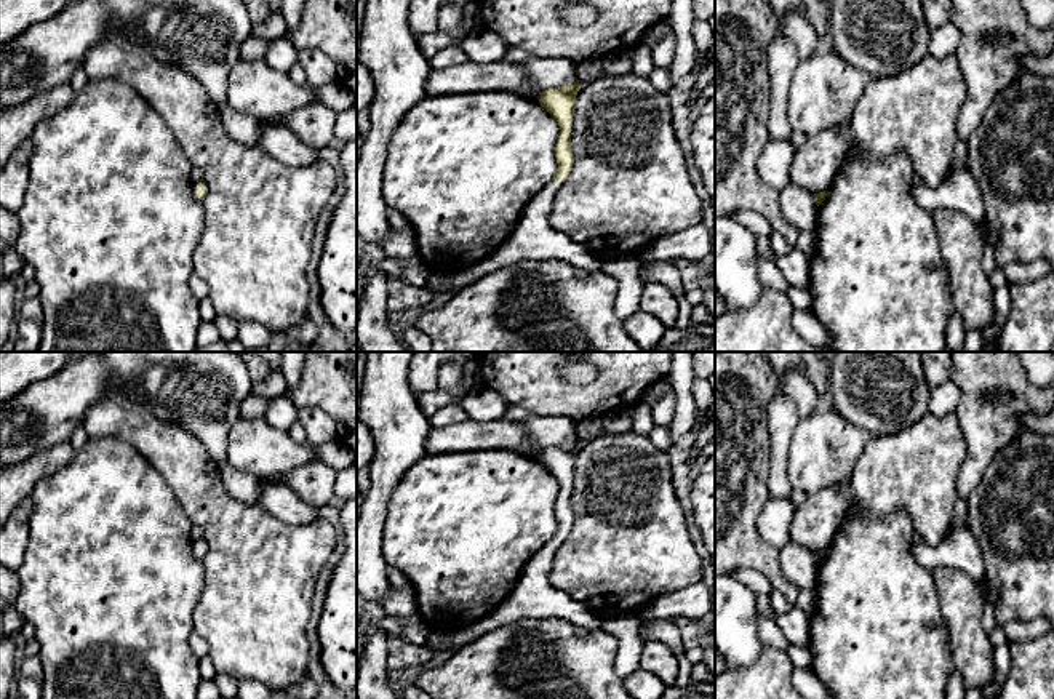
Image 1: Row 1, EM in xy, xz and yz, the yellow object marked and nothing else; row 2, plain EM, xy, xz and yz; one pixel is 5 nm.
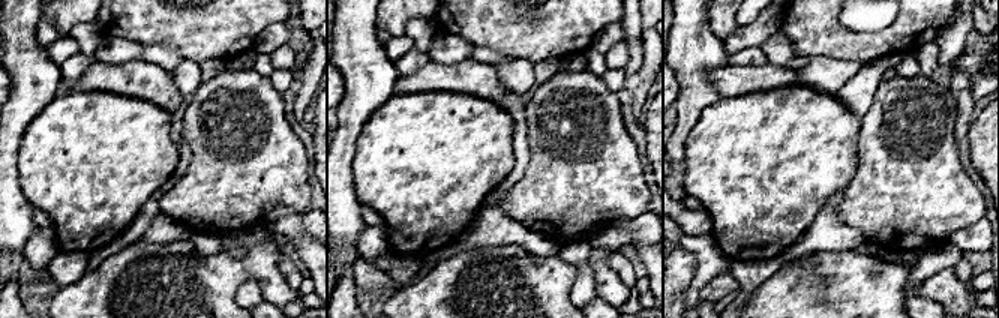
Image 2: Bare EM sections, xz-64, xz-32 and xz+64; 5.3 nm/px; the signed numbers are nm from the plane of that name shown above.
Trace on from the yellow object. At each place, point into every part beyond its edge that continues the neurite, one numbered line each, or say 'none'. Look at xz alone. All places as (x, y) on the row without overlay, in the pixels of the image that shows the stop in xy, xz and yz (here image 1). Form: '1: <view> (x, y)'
none

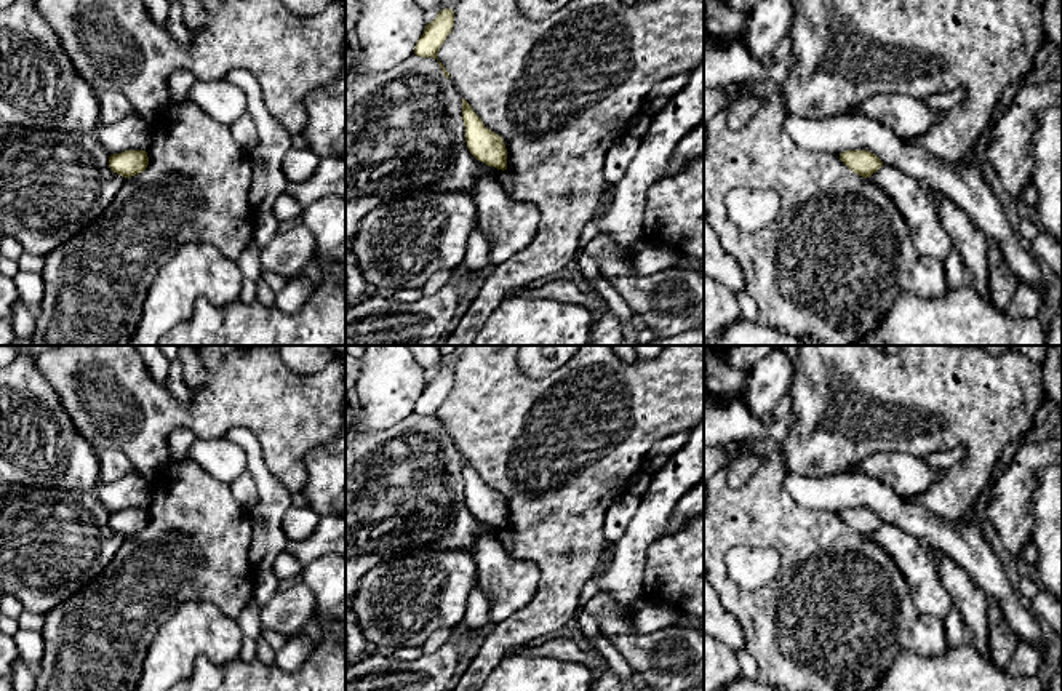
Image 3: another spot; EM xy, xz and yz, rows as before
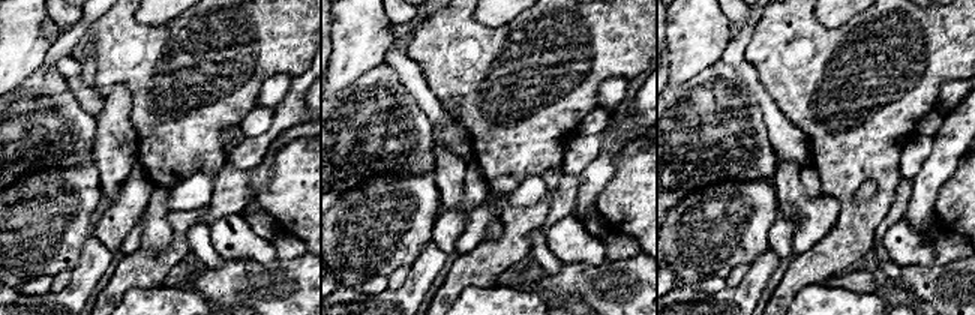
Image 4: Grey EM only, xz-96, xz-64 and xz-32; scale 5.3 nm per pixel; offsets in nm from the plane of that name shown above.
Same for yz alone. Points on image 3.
none

